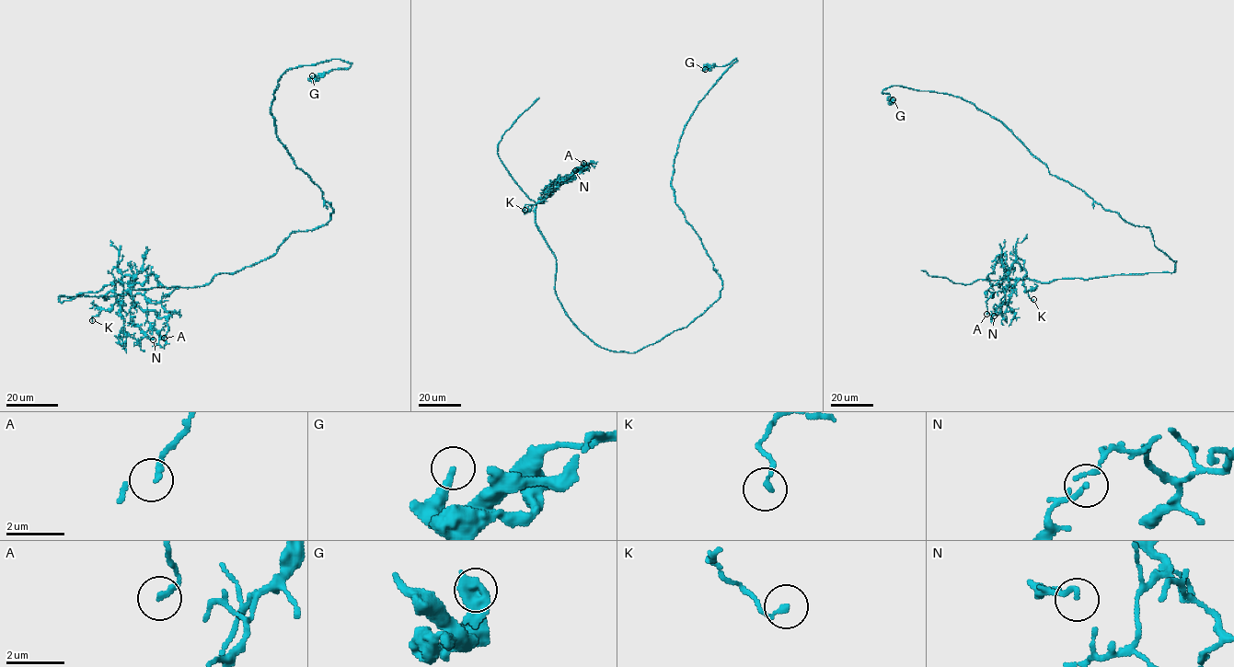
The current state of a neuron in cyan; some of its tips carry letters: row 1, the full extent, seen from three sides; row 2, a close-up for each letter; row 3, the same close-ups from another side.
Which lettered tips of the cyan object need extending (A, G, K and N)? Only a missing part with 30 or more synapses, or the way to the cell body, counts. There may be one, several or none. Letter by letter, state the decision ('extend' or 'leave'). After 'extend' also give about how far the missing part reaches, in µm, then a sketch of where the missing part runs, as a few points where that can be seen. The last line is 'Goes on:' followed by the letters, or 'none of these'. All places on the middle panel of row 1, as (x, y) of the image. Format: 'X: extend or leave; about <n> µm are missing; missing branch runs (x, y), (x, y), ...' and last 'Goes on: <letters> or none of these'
A: leave
G: leave
K: leave
N: leave
Goes on: none of these

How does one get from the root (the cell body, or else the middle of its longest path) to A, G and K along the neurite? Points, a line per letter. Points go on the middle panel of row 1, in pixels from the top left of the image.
A: (683, 327), (635, 352), (616, 351), (595, 345), (565, 312), (555, 291), (556, 258), (535, 210), (583, 163)
G: (683, 327), (720, 296), (722, 287), (700, 238), (675, 204), (671, 184), (686, 122), (736, 59), (705, 69)
K: (683, 327), (633, 352), (595, 345), (557, 295), (556, 258), (536, 223), (536, 206), (544, 199), (524, 210)

